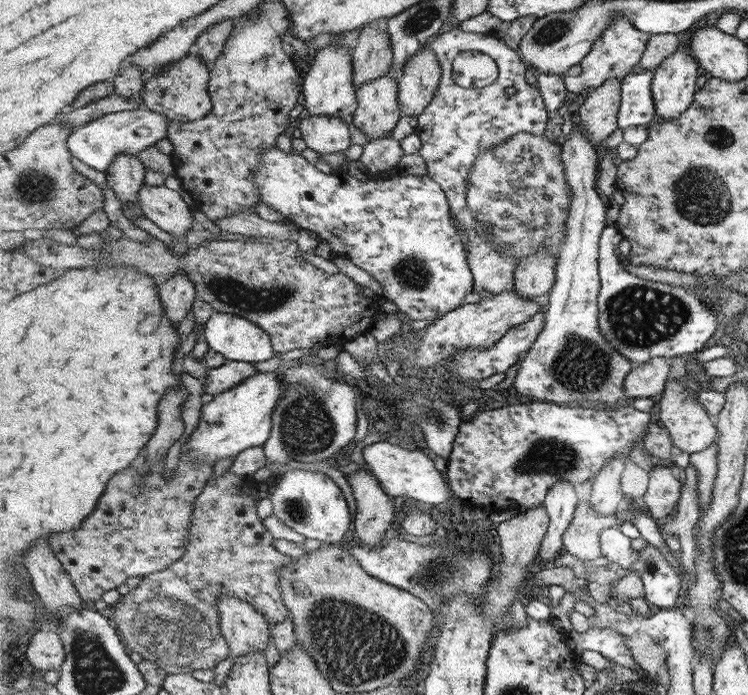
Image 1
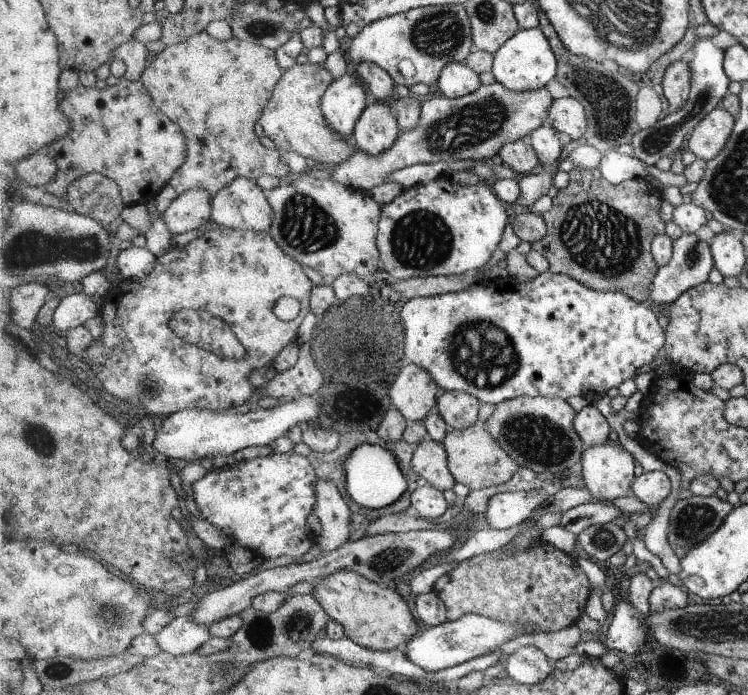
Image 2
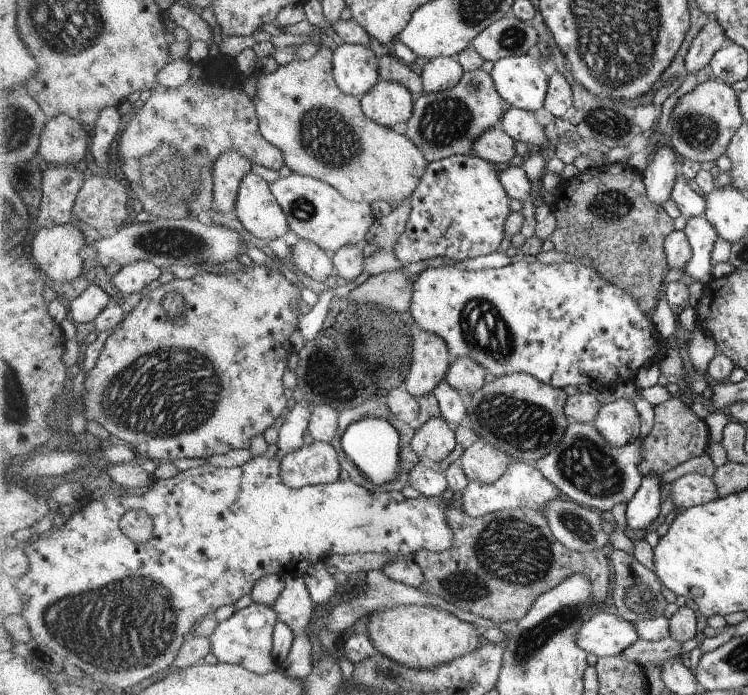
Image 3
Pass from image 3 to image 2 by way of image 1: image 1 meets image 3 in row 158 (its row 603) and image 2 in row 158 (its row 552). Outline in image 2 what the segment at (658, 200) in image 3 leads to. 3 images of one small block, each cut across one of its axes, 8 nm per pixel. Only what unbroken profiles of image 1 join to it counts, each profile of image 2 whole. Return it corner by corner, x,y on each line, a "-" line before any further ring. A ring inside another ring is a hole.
712,37
700,39
692,48
696,55
689,62
691,68
691,91
686,103
675,112
664,116
647,129
638,131
631,142
634,157
643,163
656,166
661,158
674,157
680,154
686,145
686,140
692,134
694,127
712,110
720,106
721,100
728,94
728,84
731,80
724,72
724,50
712,43

